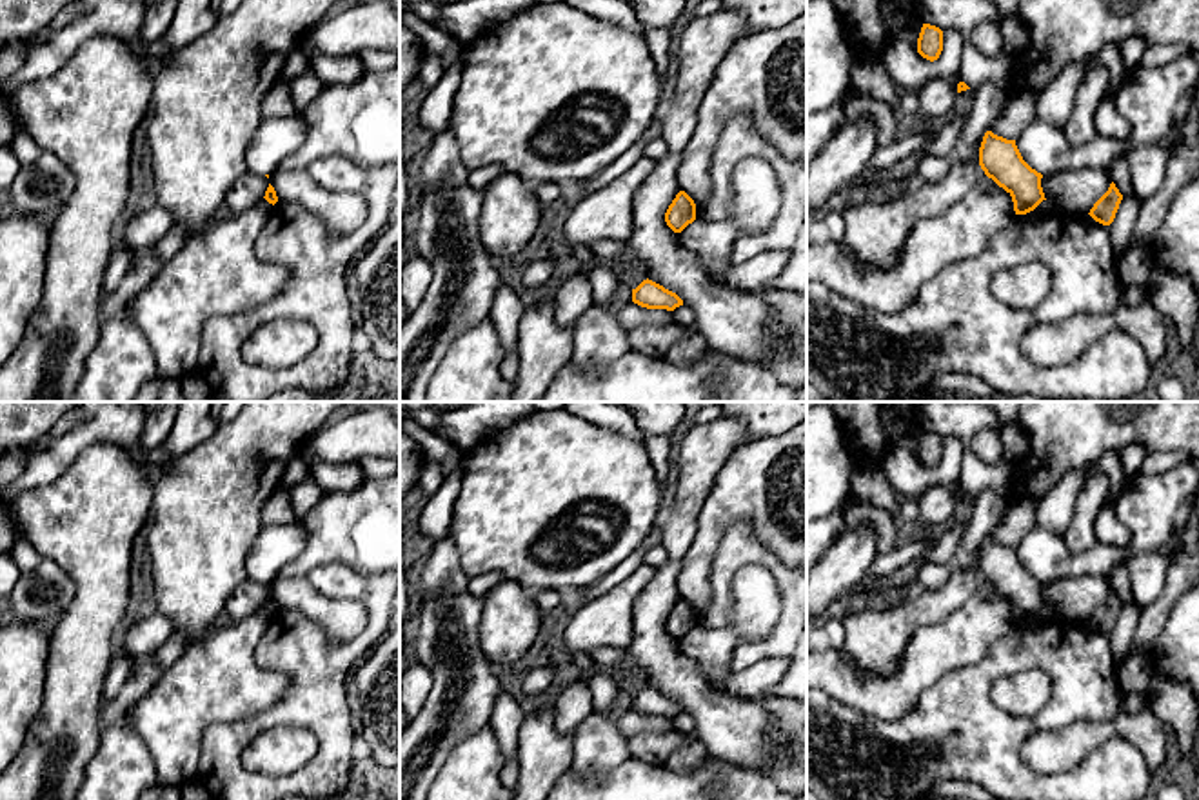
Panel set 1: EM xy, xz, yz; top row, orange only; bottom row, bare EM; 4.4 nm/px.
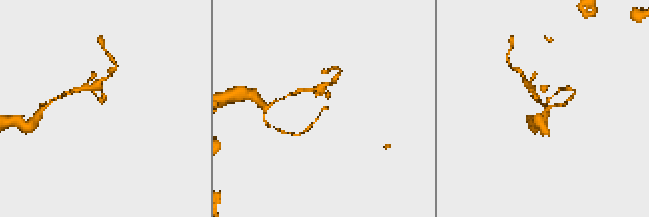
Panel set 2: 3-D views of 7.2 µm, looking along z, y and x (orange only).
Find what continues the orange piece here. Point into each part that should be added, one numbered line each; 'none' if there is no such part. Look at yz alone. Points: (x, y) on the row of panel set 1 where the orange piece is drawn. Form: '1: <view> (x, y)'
1: yz (1047, 206)

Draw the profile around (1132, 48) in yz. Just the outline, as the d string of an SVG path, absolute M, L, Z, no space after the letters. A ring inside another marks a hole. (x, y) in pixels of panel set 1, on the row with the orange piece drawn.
M1130 36L1119 44L1119 53L1121 53L1123 64L1128 71L1132 71L1139 65L1146 45L1148 44L1141 36Z

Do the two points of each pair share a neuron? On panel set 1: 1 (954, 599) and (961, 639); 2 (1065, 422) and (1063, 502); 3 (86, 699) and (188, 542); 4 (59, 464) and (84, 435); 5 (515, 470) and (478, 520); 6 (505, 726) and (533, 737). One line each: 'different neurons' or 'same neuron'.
1: different neurons
2: different neurons
3: different neurons
4: same neuron
5: same neuron
6: different neurons

